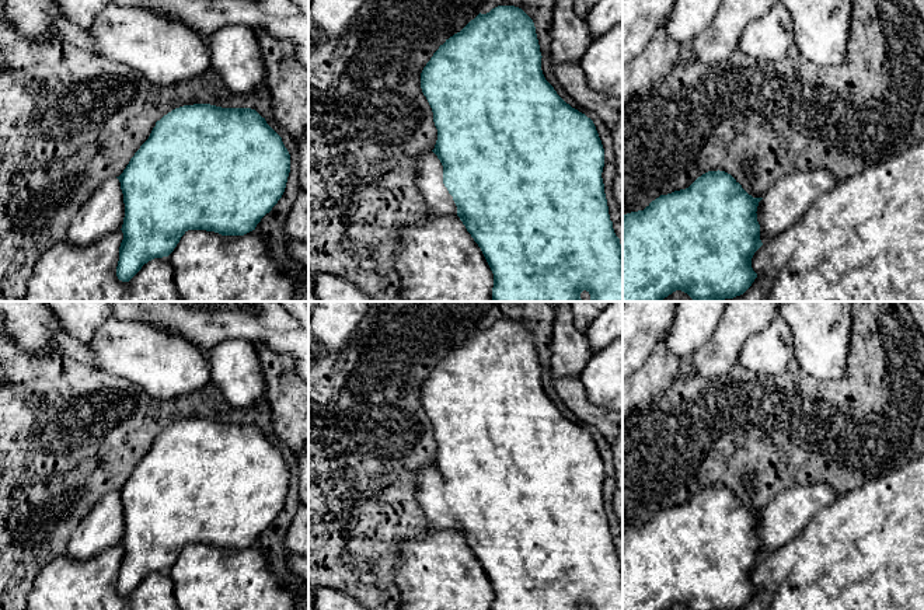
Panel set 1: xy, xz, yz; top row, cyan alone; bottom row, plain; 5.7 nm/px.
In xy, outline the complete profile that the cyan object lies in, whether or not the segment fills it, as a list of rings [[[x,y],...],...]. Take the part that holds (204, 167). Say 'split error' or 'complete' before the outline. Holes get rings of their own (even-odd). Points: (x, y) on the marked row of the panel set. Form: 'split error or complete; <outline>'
split error; [[[193,104],[184,105],[172,109],[156,122],[149,139],[140,146],[140,149],[130,158],[129,164],[119,177],[109,178],[102,184],[91,198],[80,208],[80,210],[73,217],[70,227],[67,230],[66,241],[76,247],[86,247],[101,237],[121,230],[123,233],[123,240],[119,247],[119,261],[116,266],[116,276],[122,282],[129,282],[144,264],[154,258],[168,257],[181,237],[188,230],[206,230],[215,231],[222,236],[244,236],[255,230],[261,219],[272,210],[272,208],[282,198],[287,177],[290,172],[290,154],[285,147],[282,137],[266,123],[255,109],[251,108],[222,108],[210,104]]]

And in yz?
split error; [[[815,168],[810,171],[796,171],[781,178],[763,198],[753,198],[742,185],[725,171],[708,171],[698,177],[688,188],[674,191],[667,195],[660,195],[652,201],[644,210],[631,212],[623,216],[623,301],[662,301],[665,297],[676,290],[687,293],[694,301],[722,301],[743,294],[757,278],[752,268],[752,258],[754,252],[764,244],[782,234],[798,223],[809,208],[822,195],[827,194],[837,185],[837,179],[831,171],[826,168]]]

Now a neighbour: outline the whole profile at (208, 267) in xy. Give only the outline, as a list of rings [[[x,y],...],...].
[[[188,230],[167,258],[174,268],[174,283],[182,301],[296,301],[299,275],[290,273],[272,257],[268,243],[255,230],[244,236]]]

